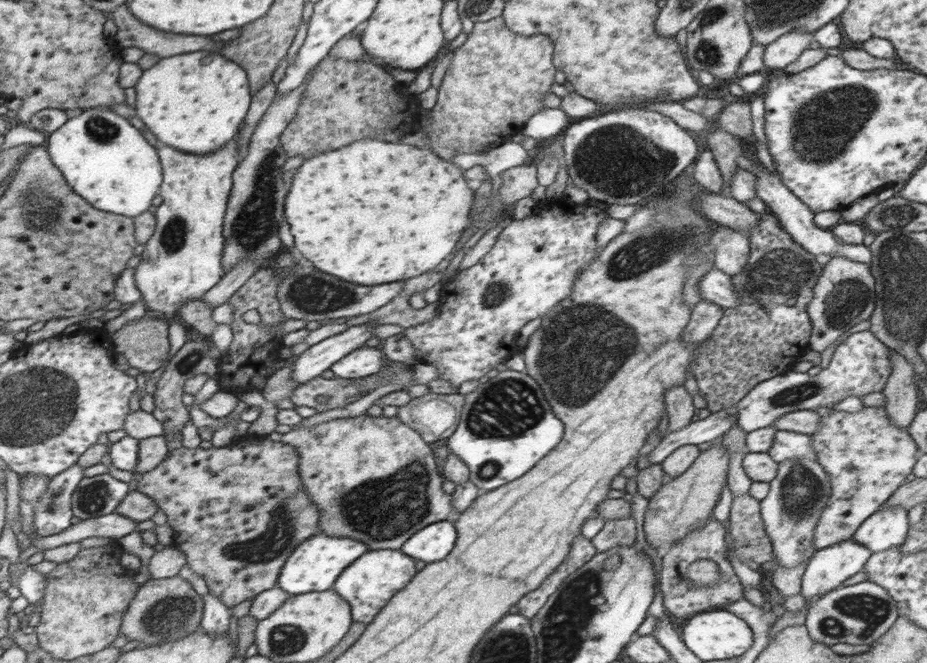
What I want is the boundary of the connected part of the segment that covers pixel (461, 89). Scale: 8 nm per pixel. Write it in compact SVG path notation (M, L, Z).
M500 16L472 25L471 32L449 45L451 62L436 92L435 105L429 110L429 123L419 126L433 152L437 152L437 156L445 156L445 160L456 154L485 154L509 141L515 132L521 130L527 118L543 108L541 98L550 93L549 86L554 84L556 68L549 62L553 52L550 37L543 34L518 35L505 26Z

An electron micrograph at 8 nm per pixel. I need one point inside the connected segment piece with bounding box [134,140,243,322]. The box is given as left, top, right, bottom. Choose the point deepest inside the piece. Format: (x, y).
(184, 259)

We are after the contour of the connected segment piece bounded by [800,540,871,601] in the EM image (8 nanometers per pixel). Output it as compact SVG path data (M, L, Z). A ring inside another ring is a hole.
M851 540L816 550L800 578L801 597L814 601L837 589L843 580L861 571L870 555L863 544Z

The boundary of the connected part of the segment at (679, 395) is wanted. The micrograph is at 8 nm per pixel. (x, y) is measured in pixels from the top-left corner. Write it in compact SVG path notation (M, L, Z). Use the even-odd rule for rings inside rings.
M681 384L665 391L664 401L665 412L667 412L667 433L681 430L691 422L694 409L691 396L683 389Z

